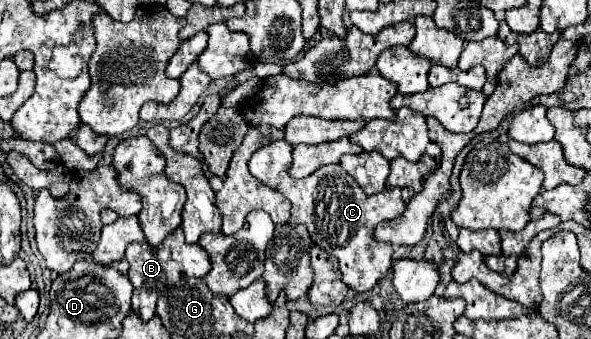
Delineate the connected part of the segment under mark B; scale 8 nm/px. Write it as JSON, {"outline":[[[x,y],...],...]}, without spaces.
{"outline":[[[174,230],[158,248],[152,248],[150,244],[128,244],[126,248],[126,262],[130,264],[128,276],[134,286],[134,296],[132,296],[132,308],[138,310],[140,318],[148,322],[154,312],[156,312],[156,300],[160,292],[172,284],[176,284],[182,278],[204,278],[210,272],[210,258],[206,250],[202,250],[198,244],[186,244],[182,230]]]}

